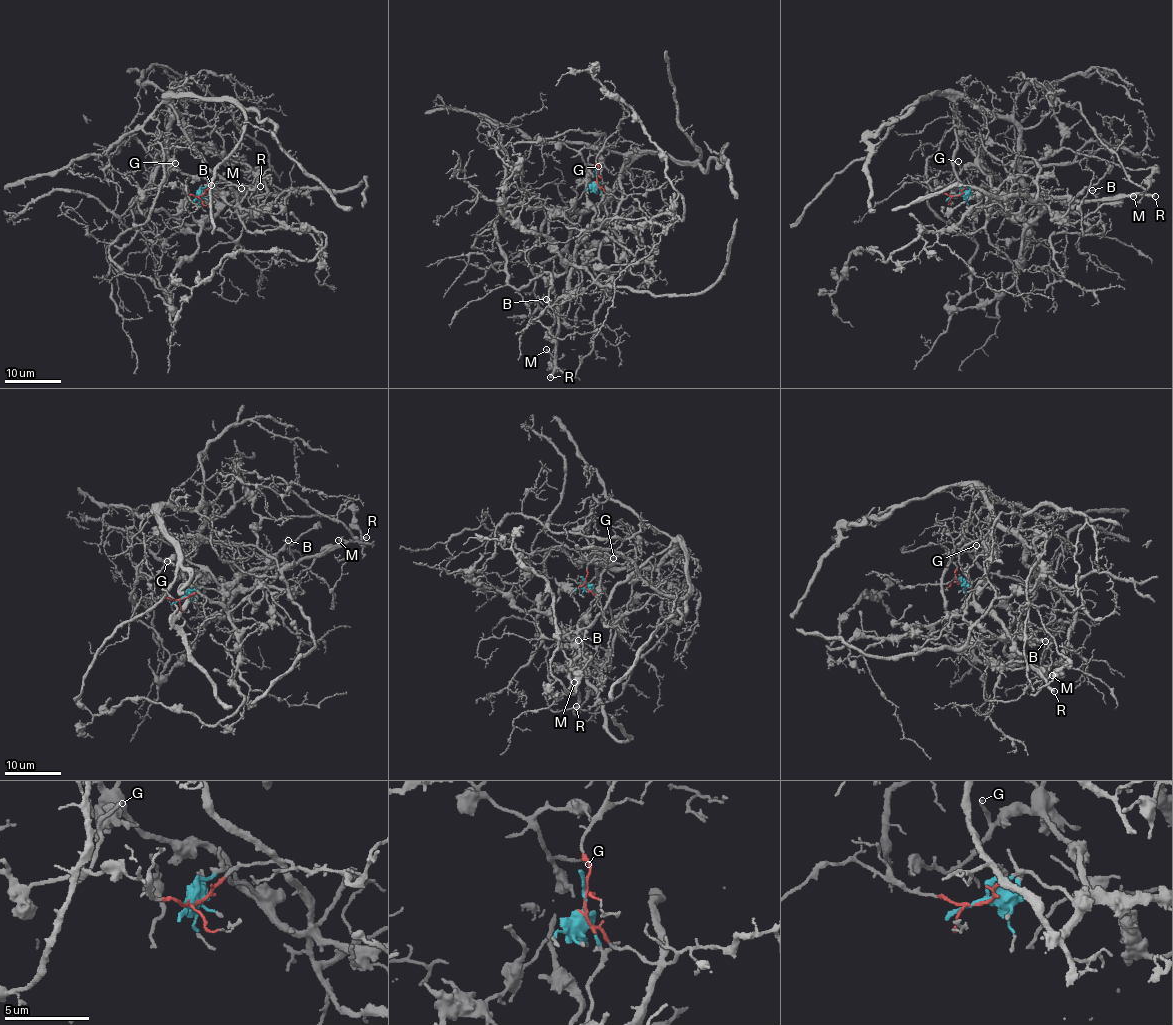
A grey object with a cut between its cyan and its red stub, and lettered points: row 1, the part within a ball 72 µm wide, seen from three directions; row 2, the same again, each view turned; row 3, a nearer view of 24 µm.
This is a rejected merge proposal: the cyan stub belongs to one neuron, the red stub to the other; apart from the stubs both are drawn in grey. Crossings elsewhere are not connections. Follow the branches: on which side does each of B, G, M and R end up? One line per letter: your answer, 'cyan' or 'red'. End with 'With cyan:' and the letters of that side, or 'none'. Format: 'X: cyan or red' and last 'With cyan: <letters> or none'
B: red
G: cyan
M: cyan
R: cyan
With cyan: G, M, R

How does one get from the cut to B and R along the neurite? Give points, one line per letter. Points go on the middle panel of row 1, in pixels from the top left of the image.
B: (596, 179), (621, 197), (629, 160), (585, 212), (510, 206), (497, 219), (509, 283), (528, 305), (547, 299)
R: (596, 179), (602, 201), (598, 218), (576, 248), (569, 297), (559, 312), (555, 372), (549, 378)

